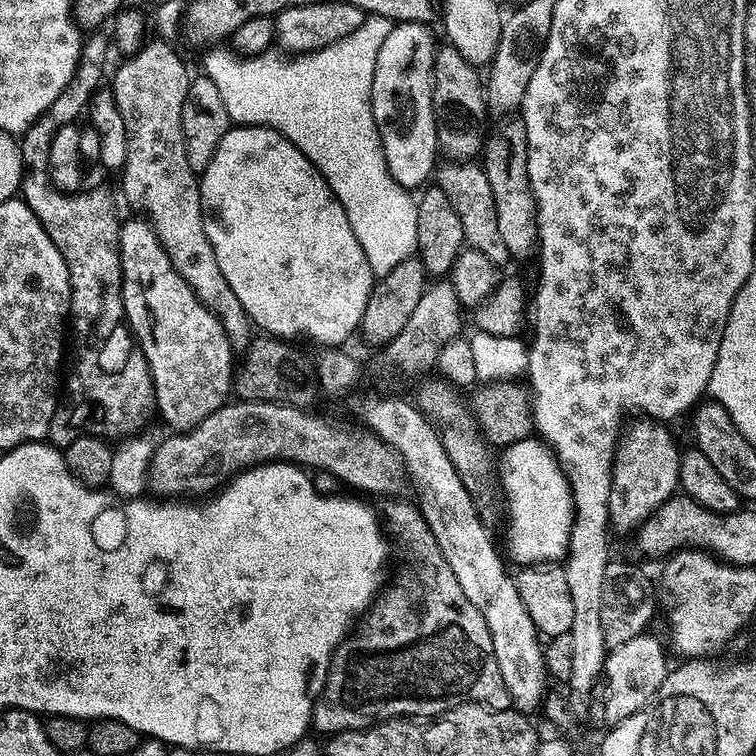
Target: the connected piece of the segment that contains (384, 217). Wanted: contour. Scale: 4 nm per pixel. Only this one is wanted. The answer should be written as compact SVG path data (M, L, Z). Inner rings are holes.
M365 15L362 26L358 26L354 34L346 34L346 38L317 52L284 58L288 60L279 60L273 54L237 58L227 47L216 46L207 53L209 56L202 68L203 75L218 86L226 114L233 125L273 128L294 142L306 158L310 158L312 165L326 178L330 190L334 190L338 202L342 202L342 210L346 210L346 218L350 218L354 238L358 238L358 246L362 246L362 254L366 254L366 262L370 262L370 270L376 278L390 274L390 270L402 262L413 259L418 238L417 201L414 196L412 200L408 193L411 191L390 174L372 113L374 66L378 62L378 50L382 50L382 42L386 42L386 34L390 34L393 27L394 22L390 18Z

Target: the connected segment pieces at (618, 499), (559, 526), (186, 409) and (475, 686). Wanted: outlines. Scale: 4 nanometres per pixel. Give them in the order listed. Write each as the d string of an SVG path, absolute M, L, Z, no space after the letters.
M651 418L642 422L628 427L625 433L623 431L619 435L612 459L609 521L624 530L639 527L657 508L671 499L679 487L682 452L667 429L669 427Z
M540 438L516 440L501 452L504 453L500 456L500 484L504 487L504 500L508 503L508 529L504 532L503 544L507 559L511 563L513 560L516 566L548 566L563 561L572 538L574 503L572 487L564 477L556 453Z
M125 219L120 226L120 269L124 275L124 319L152 372L152 392L156 395L156 412L169 424L173 433L191 432L214 410L229 403L234 388L234 349L224 332L222 322L190 290L190 286L174 270L166 250L156 240L148 221Z
M412 502L394 505L388 512L386 528L392 531L405 558L412 563L408 568L408 576L412 581L408 588L381 591L368 611L359 617L354 634L345 636L336 647L324 688L312 707L311 727L315 731L317 728L320 732L335 734L350 732L353 728L375 728L385 720L408 716L435 718L449 708L457 708L459 704L484 704L494 710L509 708L512 699L502 682L498 658L494 658L494 642L490 642L486 618L482 618L474 602L462 594L462 586L458 586L454 570L446 566L446 558L442 558L442 550L438 550L438 542L434 534L430 534L430 526L426 526L419 507Z

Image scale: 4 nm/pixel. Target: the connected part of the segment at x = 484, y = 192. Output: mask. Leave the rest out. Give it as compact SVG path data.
M444 162L441 168L439 165L435 169L434 180L442 190L442 194L446 194L450 206L458 210L465 245L478 250L478 254L486 254L486 258L490 258L490 262L498 266L509 263L506 242L502 242L502 234L498 234L498 214L494 206L494 193L490 190L490 182L483 167L476 162Z

